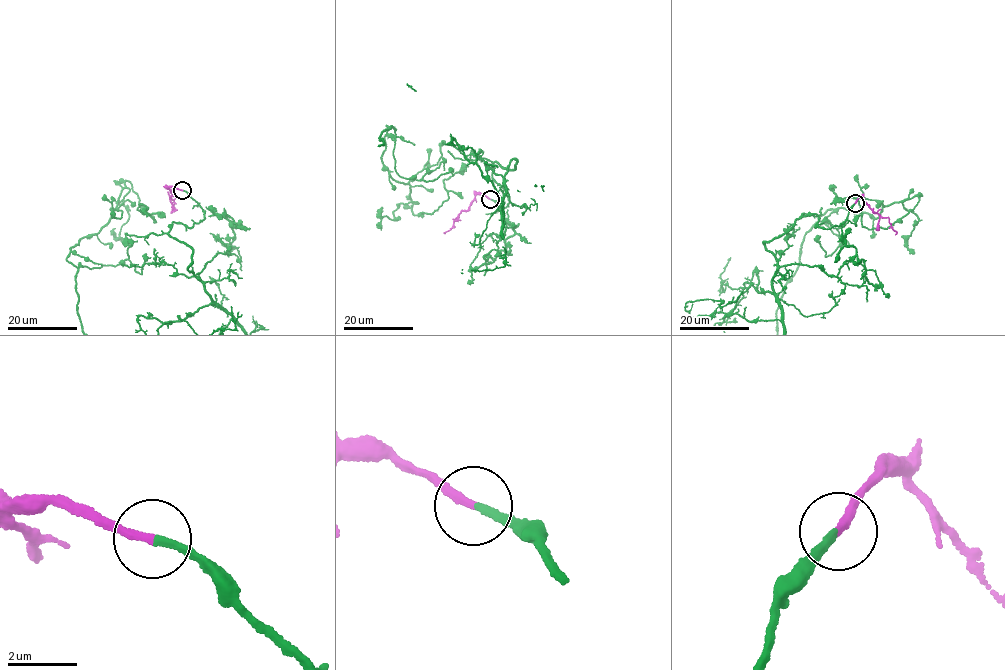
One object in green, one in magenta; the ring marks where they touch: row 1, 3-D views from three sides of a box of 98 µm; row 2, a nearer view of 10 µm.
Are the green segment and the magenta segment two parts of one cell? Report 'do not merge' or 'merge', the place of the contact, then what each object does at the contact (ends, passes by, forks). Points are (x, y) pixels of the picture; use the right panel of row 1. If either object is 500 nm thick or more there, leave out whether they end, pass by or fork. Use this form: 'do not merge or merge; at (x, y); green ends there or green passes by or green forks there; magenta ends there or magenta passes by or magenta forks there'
merge; at (855, 203); green ends there; magenta ends there

